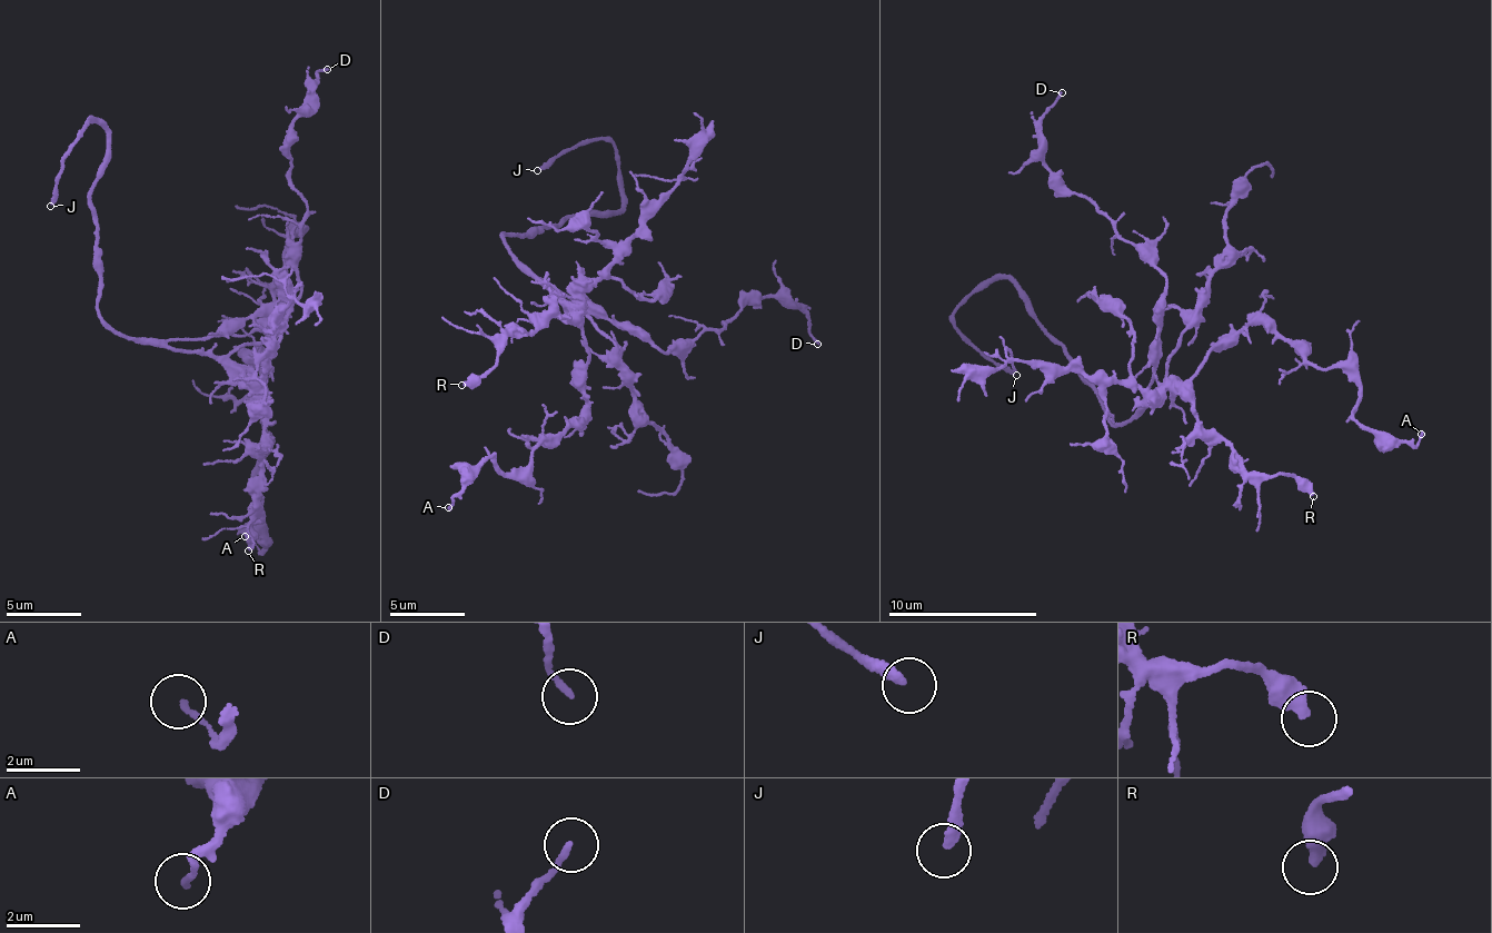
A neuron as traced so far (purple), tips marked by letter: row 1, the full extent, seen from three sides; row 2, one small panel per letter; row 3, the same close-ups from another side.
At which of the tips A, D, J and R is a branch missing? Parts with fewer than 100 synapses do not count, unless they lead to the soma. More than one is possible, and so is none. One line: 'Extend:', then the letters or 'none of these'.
Extend: J

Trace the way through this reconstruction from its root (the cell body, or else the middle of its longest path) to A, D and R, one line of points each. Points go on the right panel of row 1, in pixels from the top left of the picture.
A: (1154, 399), (1262, 324), (1349, 376), (1365, 426), (1421, 434)
D: (1154, 399), (1155, 371), (1149, 363), (1164, 271), (1044, 164), (1043, 116), (1062, 92)
R: (1154, 399), (1169, 385), (1191, 405), (1191, 415), (1226, 443), (1230, 455), (1250, 472), (1293, 476), (1313, 496)

